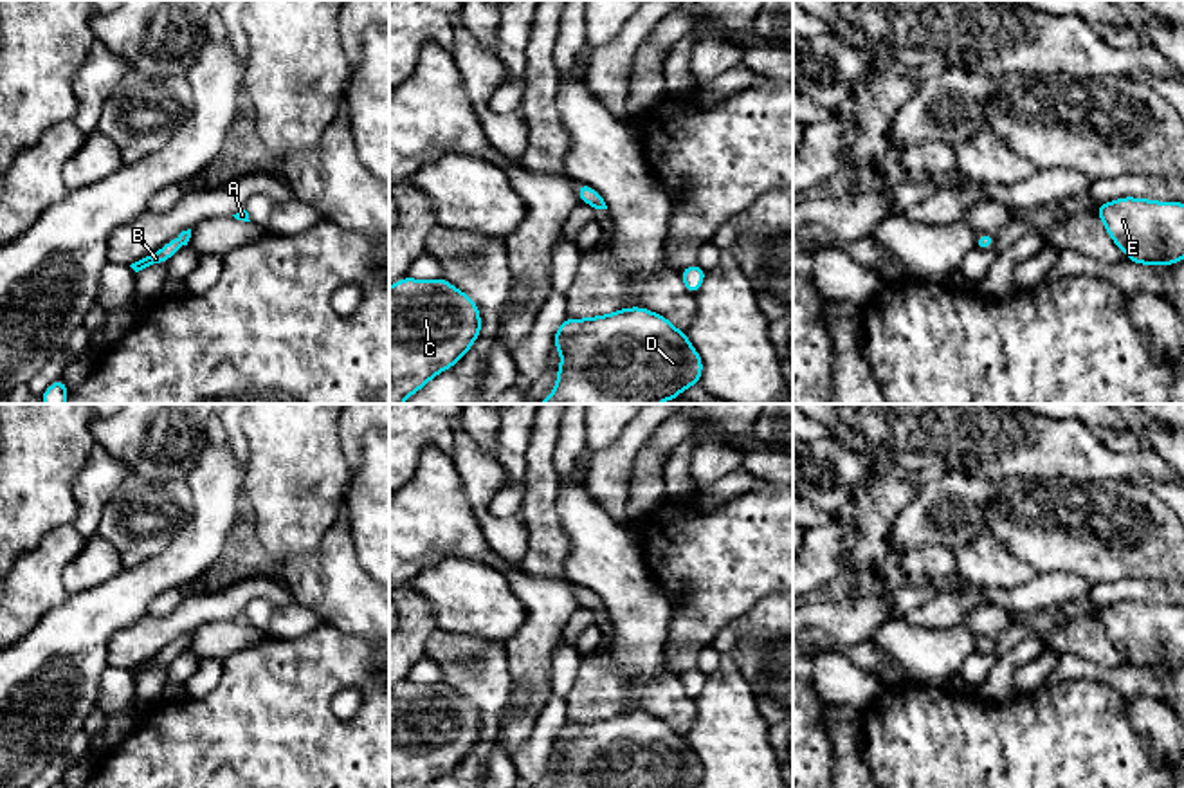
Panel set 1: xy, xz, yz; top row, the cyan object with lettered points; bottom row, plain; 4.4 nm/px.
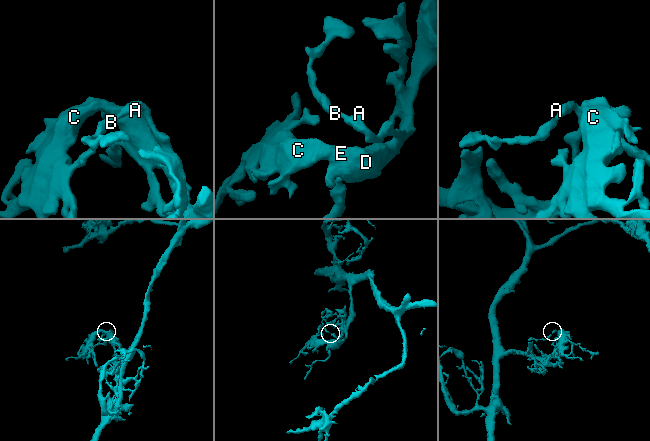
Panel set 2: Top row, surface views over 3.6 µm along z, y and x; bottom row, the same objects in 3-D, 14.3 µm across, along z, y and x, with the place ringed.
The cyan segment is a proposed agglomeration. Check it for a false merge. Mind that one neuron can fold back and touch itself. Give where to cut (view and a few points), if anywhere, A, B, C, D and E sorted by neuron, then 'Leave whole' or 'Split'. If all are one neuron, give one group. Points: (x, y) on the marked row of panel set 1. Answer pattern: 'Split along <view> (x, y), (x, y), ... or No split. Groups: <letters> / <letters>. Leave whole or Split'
No split. Groups: A B C D E. Leave whole

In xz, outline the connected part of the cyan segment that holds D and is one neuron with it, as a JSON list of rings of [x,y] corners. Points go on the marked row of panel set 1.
[[[643,307],[566,317],[551,346],[560,352],[557,384],[539,404],[660,404],[703,373],[687,334]]]

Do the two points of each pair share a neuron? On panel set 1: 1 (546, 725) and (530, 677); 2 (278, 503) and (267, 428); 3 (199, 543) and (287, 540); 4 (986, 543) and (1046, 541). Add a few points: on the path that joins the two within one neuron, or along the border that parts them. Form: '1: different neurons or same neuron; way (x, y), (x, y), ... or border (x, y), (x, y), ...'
1: different neurons; border (554, 695), (545, 704), (532, 734), (519, 747)
2: same neuron; way (278, 485), (278, 446)
3: different neurons; border (244, 487), (242, 531)
4: different neurons; border (963, 545), (988, 529), (1037, 570)

